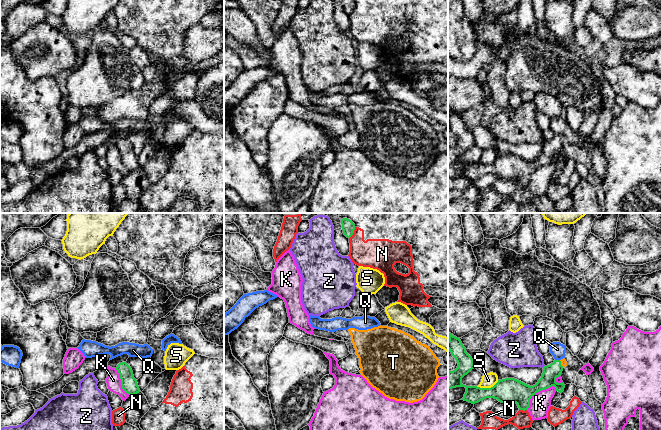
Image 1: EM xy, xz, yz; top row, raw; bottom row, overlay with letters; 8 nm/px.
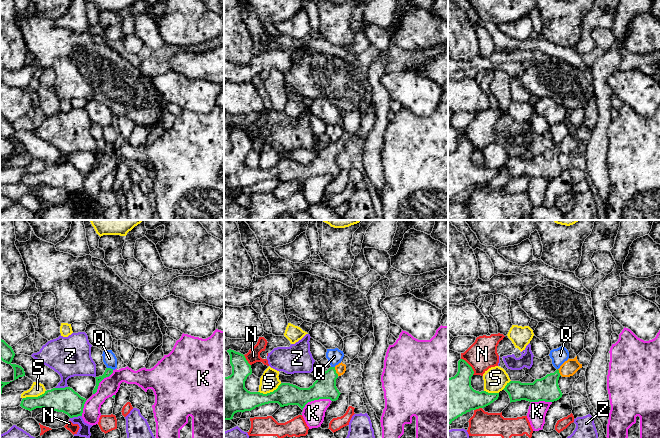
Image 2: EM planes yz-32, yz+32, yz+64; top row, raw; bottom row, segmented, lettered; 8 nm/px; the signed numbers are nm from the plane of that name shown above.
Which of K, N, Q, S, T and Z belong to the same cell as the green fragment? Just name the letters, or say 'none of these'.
T

